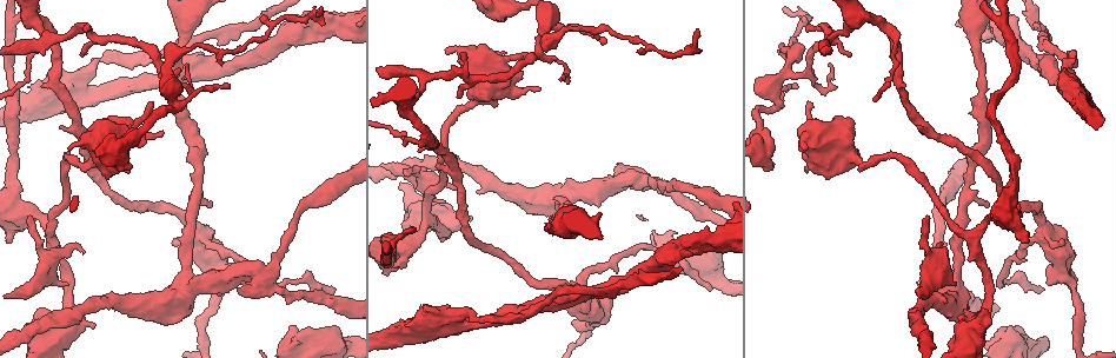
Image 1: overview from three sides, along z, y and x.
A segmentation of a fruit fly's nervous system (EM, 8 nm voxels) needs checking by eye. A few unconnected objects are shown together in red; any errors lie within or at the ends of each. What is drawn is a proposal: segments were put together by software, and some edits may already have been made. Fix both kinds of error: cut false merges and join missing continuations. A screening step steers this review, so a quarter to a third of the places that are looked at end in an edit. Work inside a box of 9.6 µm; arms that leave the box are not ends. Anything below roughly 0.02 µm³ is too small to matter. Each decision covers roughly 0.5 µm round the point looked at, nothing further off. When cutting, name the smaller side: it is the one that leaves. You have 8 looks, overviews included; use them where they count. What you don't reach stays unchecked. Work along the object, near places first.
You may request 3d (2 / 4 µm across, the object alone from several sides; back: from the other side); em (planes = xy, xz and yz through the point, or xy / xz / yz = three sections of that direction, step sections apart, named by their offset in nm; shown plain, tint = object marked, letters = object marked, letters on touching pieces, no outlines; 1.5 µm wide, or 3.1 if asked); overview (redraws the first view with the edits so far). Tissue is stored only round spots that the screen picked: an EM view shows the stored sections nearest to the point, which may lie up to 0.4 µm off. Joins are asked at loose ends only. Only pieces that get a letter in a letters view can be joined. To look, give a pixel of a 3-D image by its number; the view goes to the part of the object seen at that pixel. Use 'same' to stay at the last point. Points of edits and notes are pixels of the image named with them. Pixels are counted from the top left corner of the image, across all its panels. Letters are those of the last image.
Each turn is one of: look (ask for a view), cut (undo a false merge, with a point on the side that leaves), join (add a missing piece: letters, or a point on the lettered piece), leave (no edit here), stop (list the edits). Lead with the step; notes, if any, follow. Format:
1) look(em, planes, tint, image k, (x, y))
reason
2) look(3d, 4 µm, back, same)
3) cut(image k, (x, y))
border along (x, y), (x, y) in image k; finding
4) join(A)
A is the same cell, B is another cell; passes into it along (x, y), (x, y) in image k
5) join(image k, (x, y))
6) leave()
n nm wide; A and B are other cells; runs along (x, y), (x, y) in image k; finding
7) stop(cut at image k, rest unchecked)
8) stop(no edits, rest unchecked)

look(3d, 2 µm, image 1, (13, 184))
sudden change in width

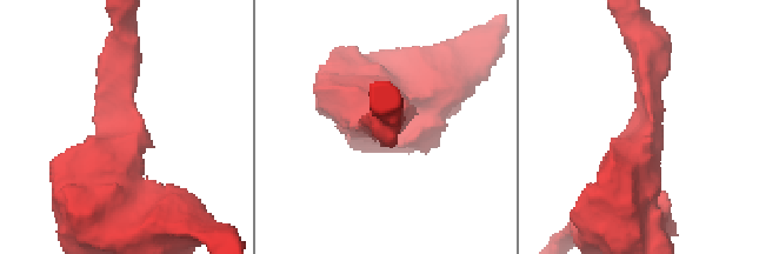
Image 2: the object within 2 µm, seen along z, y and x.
look(em, planes, letters, image 2, (652, 122))
arms of 220, 500 nm; now the EM

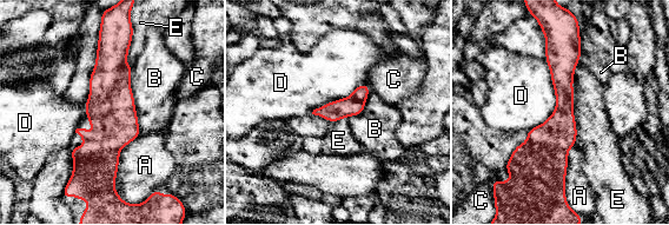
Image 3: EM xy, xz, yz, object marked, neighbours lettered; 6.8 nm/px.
leave()
A, B, C, D and E are other cells; runs along (106, 41), (111, 183) in image 3; all the same neuron

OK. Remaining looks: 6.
look(3d, 4 µm, back, image 1, (128, 173))
free end

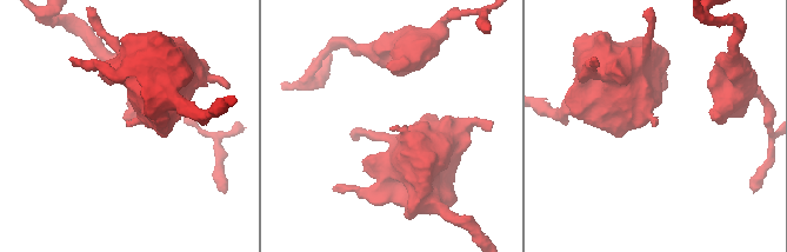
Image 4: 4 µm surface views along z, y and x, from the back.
look(em, xz, step 4, letters, image 4, (655, 125))
shape alone is not enough

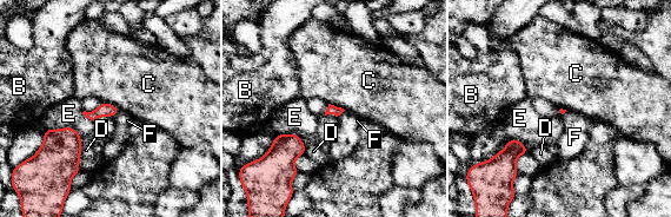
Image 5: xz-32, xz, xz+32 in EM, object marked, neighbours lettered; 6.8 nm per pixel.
leave()
B, C, D, E and F are other cells; border along (101, 100), (115, 105), (120, 110) in image 5; none of them fits

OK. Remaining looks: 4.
look(em, planes, letters, image 1, (172, 105))
thick turns thin

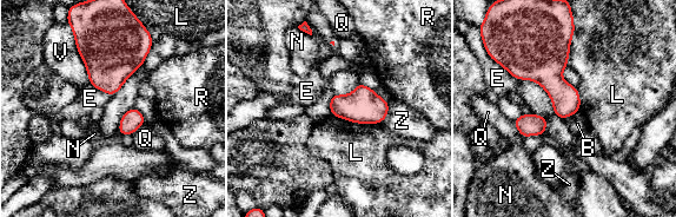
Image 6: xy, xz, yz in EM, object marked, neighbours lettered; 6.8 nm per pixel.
leave()
B, E, L, N, Q, R, V and Z are other cells; all the same neuron

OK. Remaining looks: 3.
stop(no edits, rest unchecked)

